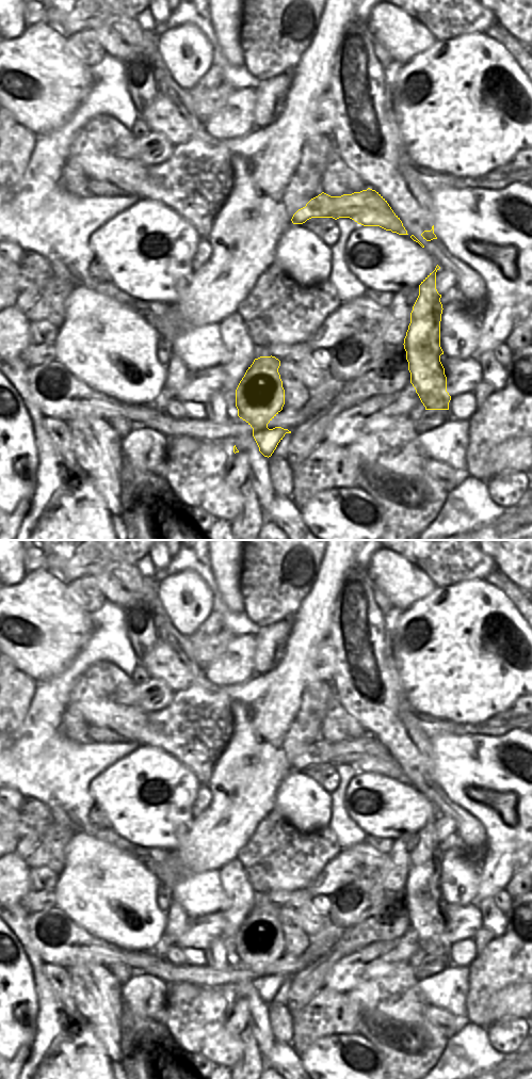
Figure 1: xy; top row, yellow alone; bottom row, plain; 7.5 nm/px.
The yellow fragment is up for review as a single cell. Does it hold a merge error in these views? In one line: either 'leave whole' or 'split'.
split

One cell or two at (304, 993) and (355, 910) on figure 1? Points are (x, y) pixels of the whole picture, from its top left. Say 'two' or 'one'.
two

